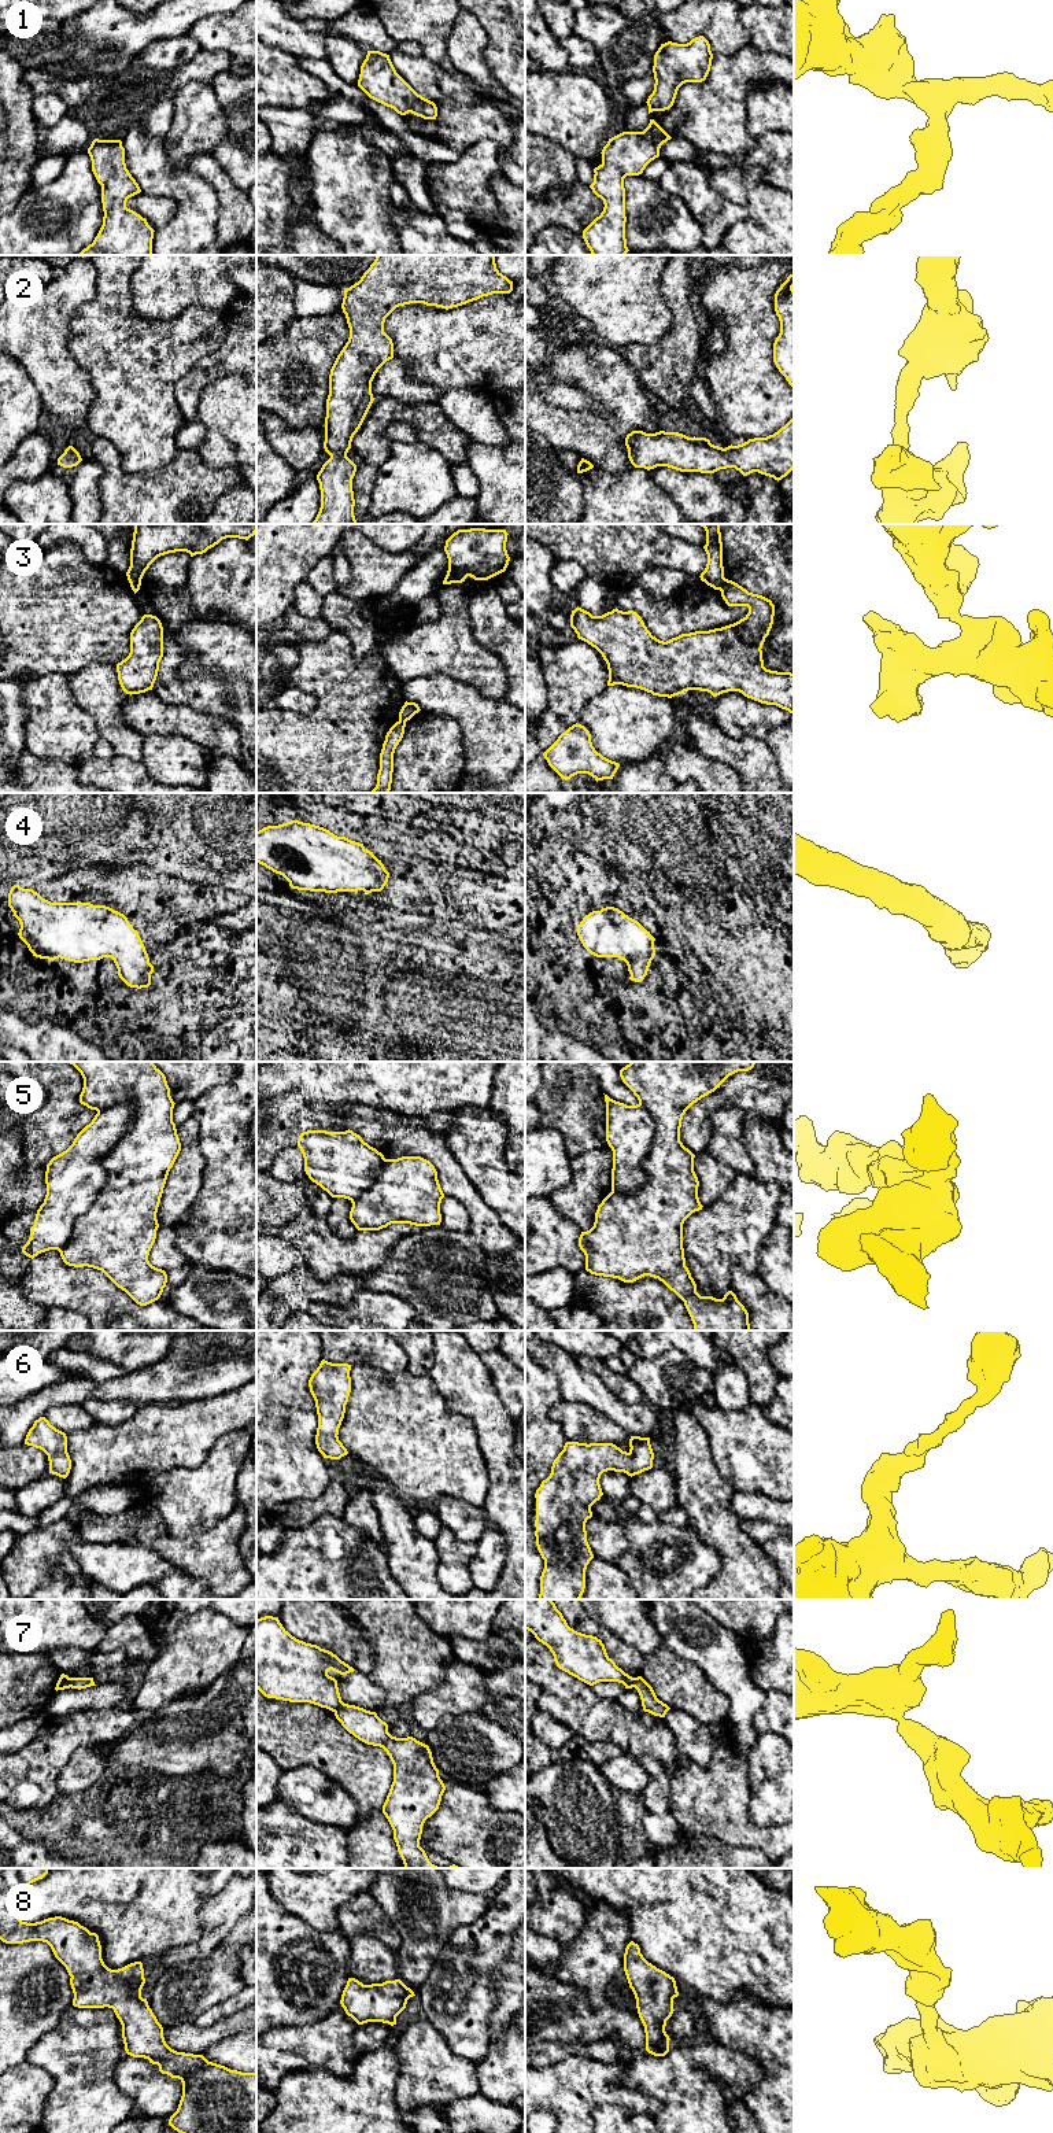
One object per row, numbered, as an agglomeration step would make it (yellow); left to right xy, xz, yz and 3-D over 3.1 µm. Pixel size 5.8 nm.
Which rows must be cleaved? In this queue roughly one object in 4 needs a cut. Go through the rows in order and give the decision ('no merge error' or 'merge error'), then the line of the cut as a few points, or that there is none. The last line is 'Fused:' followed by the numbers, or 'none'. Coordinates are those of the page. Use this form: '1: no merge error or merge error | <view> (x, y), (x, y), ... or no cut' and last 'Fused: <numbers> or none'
1: no merge error | no cut
2: no merge error | no cut
3: merge error | yz (724, 578), (719, 589)
4: no merge error | no cut
5: merge error | xy (130, 1103), (132, 1125), (103, 1159), (107, 1181), (58, 1250)
6: no merge error | no cut
7: merge error | xz (344, 1704), (333, 1711)
8: no merge error | no cut
Fused: 3, 5, 7

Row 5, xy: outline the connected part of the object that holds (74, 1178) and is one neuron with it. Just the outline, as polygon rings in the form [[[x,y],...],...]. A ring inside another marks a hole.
[[[123,1103],[99,1111],[74,1139],[73,1144],[62,1154],[53,1156],[47,1165],[47,1195],[36,1214],[30,1237],[22,1247],[22,1252],[34,1258],[49,1250],[60,1250],[70,1239],[75,1219],[82,1215],[107,1182],[107,1171],[103,1165],[104,1156],[114,1148],[118,1140],[133,1123],[133,1106]]]

